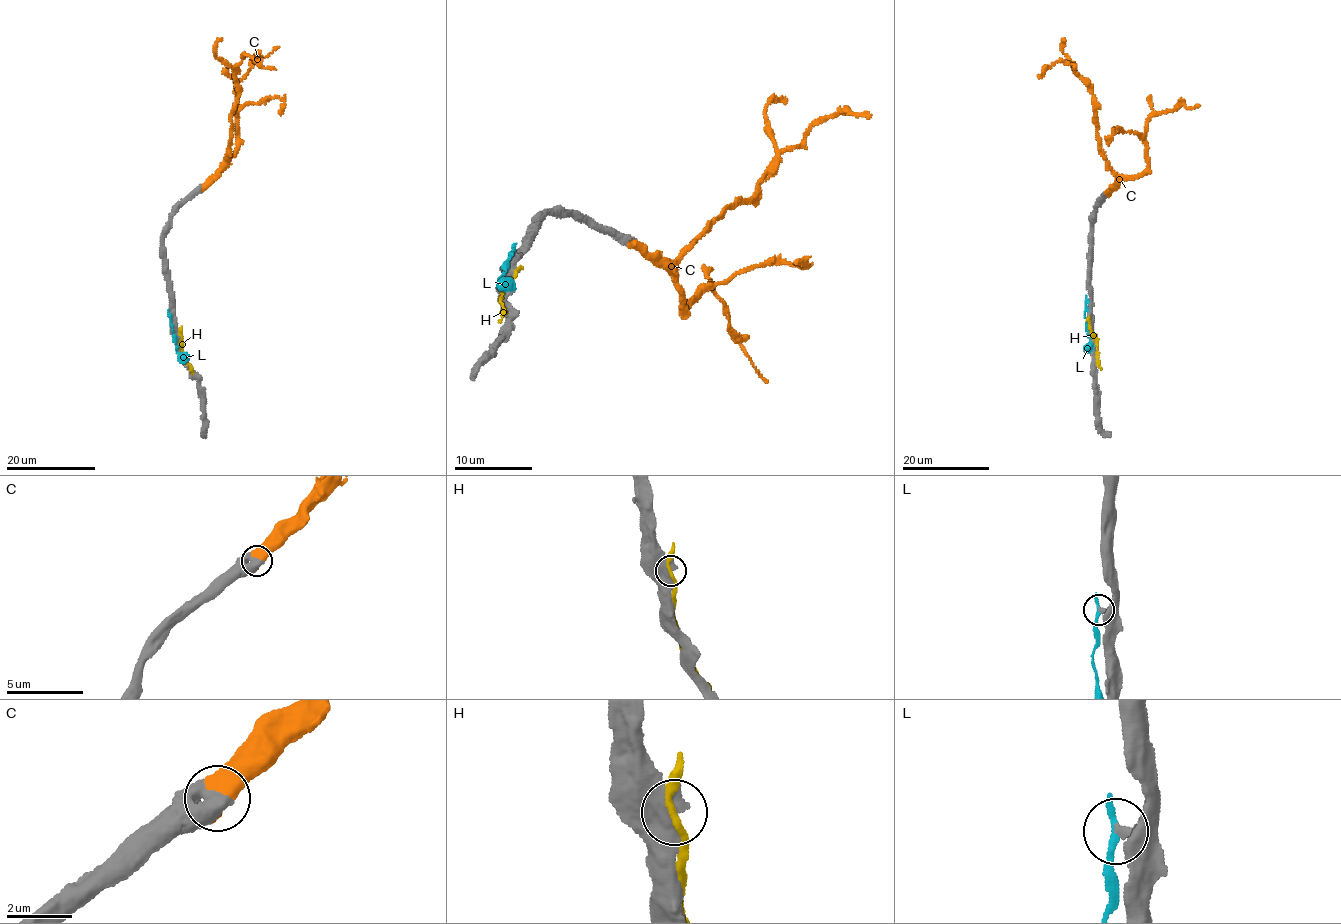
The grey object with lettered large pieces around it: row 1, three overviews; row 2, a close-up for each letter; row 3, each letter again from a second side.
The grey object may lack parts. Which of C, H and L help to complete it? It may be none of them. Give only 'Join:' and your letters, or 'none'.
Join: C

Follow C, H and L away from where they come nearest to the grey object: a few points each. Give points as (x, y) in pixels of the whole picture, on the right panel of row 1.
C: (1108, 193), (1116, 181), (1116, 172), (1100, 148), (1091, 85), (1075, 72), (1074, 66), (1060, 61), (1039, 78)
H: (1088, 324), (1101, 369)
L: (1086, 301), (1086, 328), (1090, 341), (1086, 351)

